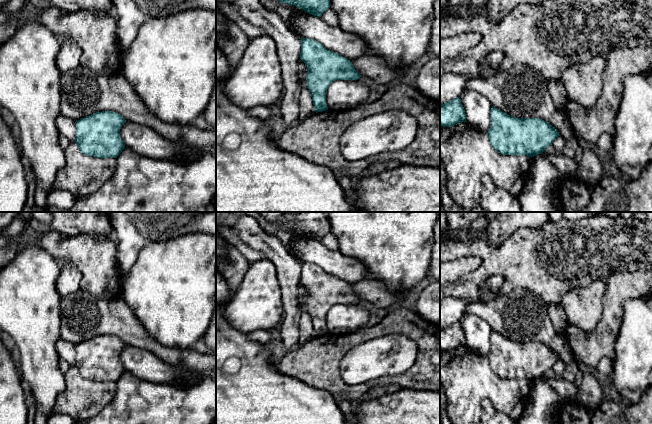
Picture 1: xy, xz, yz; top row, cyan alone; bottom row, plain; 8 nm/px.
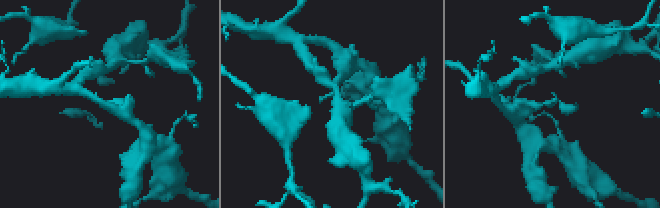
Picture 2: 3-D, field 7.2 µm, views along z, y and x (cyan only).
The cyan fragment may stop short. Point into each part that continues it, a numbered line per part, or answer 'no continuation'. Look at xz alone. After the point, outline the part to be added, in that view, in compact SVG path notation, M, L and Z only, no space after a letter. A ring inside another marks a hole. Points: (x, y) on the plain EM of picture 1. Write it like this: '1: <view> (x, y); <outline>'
no continuation

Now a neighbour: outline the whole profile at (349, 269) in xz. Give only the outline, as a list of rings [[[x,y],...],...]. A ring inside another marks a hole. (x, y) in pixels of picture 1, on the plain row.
[[[297,235],[289,244],[289,251],[301,262],[314,263],[326,273],[340,278],[348,284],[371,279],[363,261],[347,257],[339,250],[326,248],[321,241]]]

